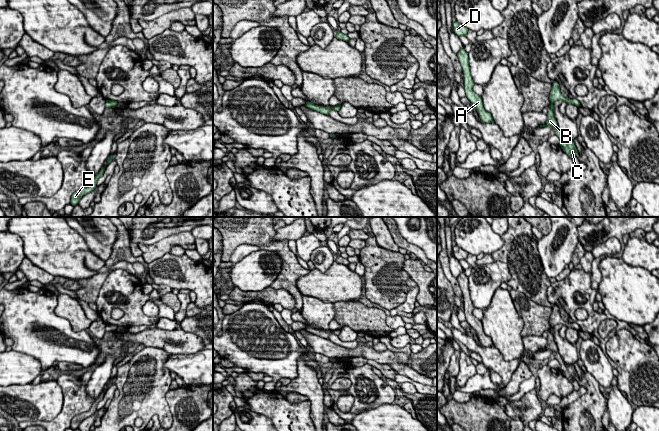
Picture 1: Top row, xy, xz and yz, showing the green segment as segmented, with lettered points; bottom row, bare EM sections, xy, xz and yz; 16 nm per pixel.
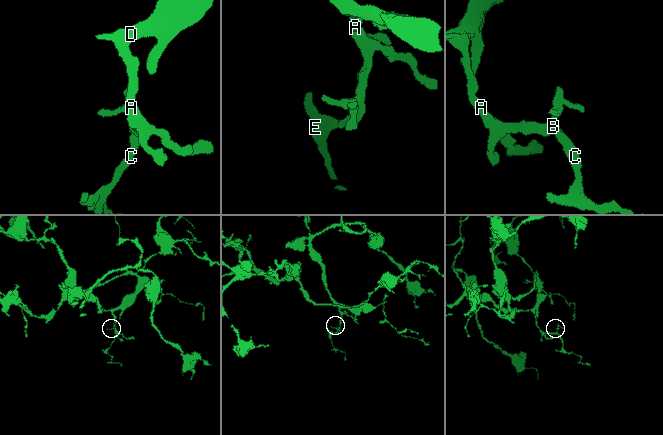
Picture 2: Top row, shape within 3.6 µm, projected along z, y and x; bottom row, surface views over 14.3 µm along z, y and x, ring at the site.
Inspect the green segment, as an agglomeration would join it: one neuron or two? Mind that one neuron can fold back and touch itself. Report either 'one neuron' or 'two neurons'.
one neuron

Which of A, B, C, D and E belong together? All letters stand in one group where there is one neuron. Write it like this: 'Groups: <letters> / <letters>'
Groups: A B C D E

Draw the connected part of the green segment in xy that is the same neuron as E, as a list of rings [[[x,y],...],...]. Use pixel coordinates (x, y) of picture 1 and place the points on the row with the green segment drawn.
[[[102,166],[100,172],[93,178],[91,184],[88,187],[80,189],[72,194],[70,203],[73,206],[79,203],[83,195],[90,193],[92,190],[96,188],[97,180],[103,176],[104,171],[105,171],[105,168]]]

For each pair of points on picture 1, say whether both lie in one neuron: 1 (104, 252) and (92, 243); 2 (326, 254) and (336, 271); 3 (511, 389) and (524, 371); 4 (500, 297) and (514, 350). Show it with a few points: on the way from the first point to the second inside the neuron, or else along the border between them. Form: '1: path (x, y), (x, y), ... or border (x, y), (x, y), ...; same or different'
1: path (101, 251), (95, 246); same
2: border (335, 261), (325, 271), (315, 268); different
3: path (514, 385), (520, 375); same
4: path (501, 310), (501, 323), (506, 337); same

